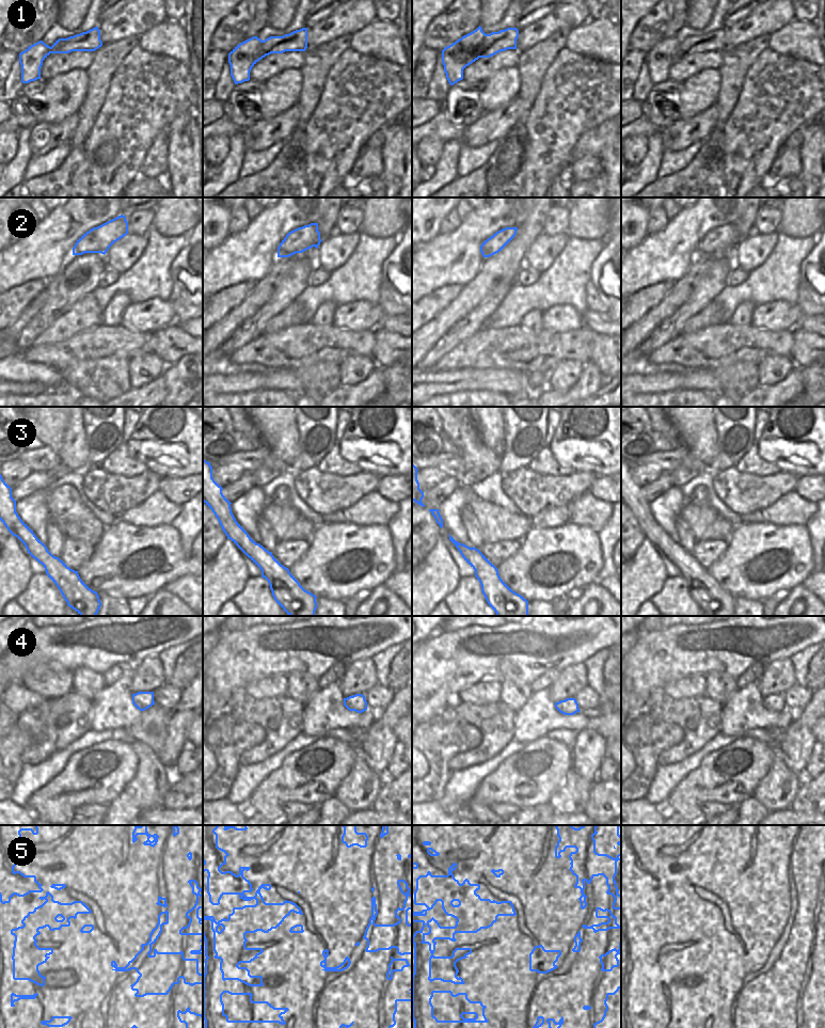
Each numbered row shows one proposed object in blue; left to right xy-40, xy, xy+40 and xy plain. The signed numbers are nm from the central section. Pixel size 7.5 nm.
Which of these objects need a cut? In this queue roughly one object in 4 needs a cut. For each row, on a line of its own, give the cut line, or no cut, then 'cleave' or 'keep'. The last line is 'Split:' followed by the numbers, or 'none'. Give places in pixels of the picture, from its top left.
1: xy+40 (487, 34), (480, 44), (482, 52), (479, 57) | cleave
2: no cut | keep
3: no cut | keep
4: no cut | keep
5: no cut | keep
Split: 1

